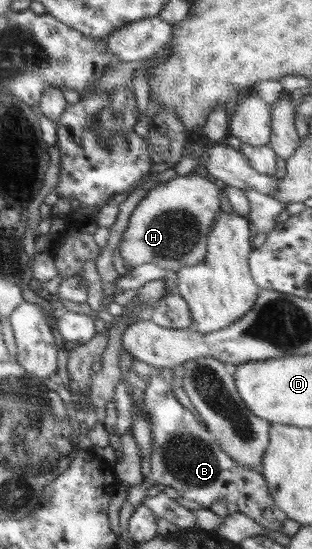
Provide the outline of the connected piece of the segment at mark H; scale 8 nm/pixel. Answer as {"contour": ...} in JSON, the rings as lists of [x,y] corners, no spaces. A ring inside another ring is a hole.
{"contour":[[[196,172],[176,175],[151,189],[129,217],[118,244],[120,255],[132,267],[160,267],[175,277],[182,266],[192,266],[206,254],[206,236],[220,211],[220,188]]]}

